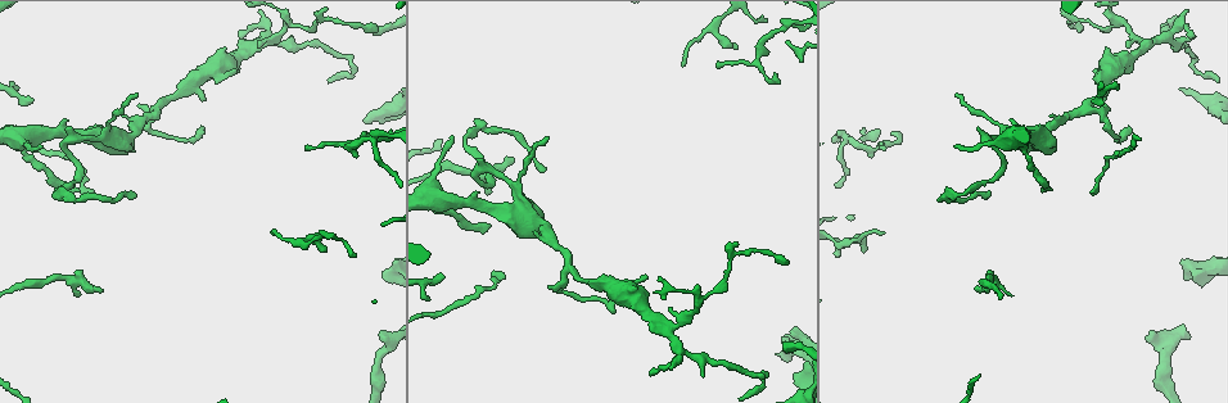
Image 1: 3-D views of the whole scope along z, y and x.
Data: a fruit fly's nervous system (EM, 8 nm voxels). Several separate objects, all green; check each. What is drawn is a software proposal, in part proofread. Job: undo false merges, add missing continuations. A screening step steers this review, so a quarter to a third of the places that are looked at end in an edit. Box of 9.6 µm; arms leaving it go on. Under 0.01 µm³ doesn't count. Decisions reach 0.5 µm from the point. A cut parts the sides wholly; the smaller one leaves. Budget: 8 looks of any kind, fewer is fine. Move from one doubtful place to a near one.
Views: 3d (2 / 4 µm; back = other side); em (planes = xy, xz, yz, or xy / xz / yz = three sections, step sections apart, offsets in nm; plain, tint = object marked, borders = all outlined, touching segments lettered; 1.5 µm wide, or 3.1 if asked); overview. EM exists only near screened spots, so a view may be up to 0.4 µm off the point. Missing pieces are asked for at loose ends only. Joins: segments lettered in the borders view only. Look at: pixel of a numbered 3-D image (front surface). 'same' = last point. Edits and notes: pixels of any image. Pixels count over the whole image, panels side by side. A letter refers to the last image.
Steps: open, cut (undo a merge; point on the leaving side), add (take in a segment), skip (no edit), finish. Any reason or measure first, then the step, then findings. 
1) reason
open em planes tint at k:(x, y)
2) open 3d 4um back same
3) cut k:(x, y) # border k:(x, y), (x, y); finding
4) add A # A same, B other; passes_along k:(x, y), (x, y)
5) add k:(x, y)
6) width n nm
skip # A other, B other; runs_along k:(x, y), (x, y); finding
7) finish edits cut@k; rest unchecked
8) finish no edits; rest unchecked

branch stops here
open 3d 4um at 1:(1152, 334)

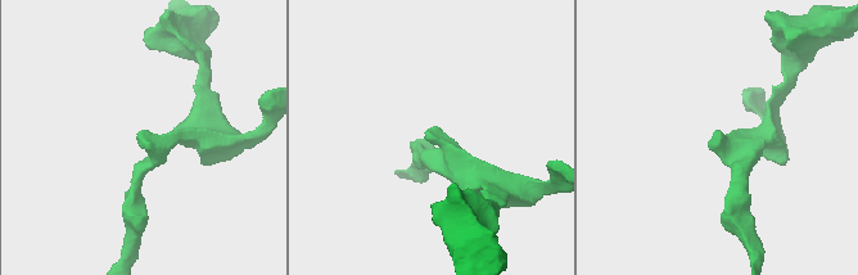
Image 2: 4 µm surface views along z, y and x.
need the tissue
open em planes borders at 2:(138, 132)

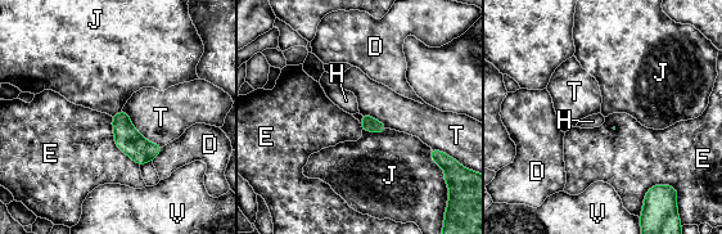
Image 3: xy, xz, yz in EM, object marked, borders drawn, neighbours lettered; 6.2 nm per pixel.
skip # D other, E other, H other, J other, T other, V other; border 3:(362, 129), (388, 129); none of them fits

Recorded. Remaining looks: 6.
open 3d 4um back at 1:(762, 18)

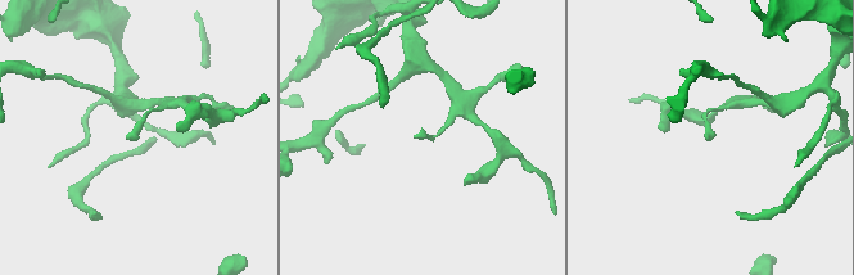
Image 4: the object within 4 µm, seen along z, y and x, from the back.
open em planes plain at 4:(419, 135)

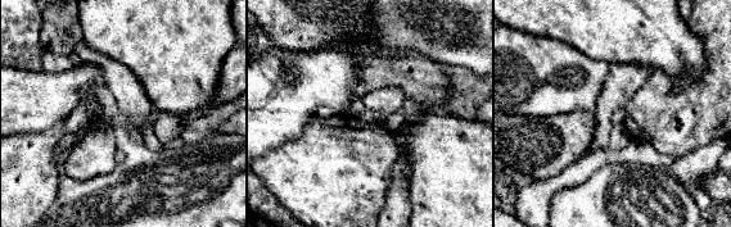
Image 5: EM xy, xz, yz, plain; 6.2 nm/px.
see the neighbours
open em planes borders same

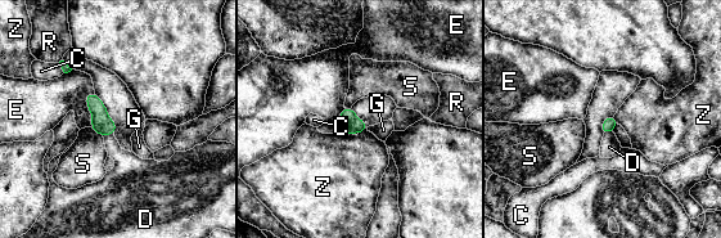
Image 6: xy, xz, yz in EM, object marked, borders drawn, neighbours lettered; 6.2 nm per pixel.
width 90 nm
skip # C other, D other, E other, G other, R other, S other, Z other; border 6:(113, 133), (103, 137); none of them fits

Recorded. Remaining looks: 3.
thick turns thin
open 3d 2um back at 1:(570, 267)

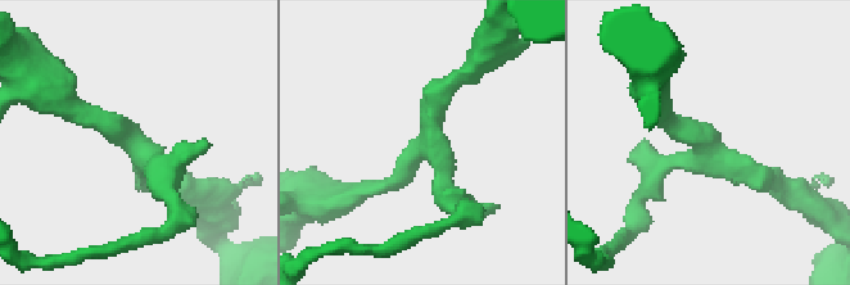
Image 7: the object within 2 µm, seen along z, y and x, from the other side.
open em planes borders at 7:(428, 146)

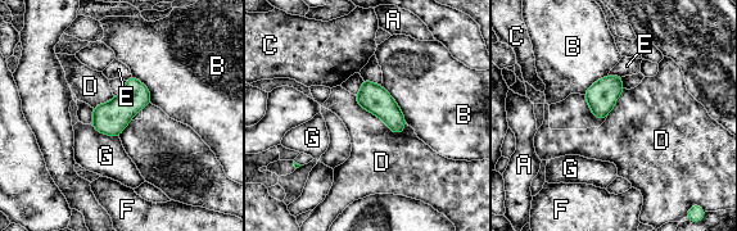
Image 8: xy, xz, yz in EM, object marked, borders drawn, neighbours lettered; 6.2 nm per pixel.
longest_contact D 400 nm
skip # A other, B other, C other, D other, E other, F other, G other; one cell here

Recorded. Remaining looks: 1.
finish no edits; rest unchecked

